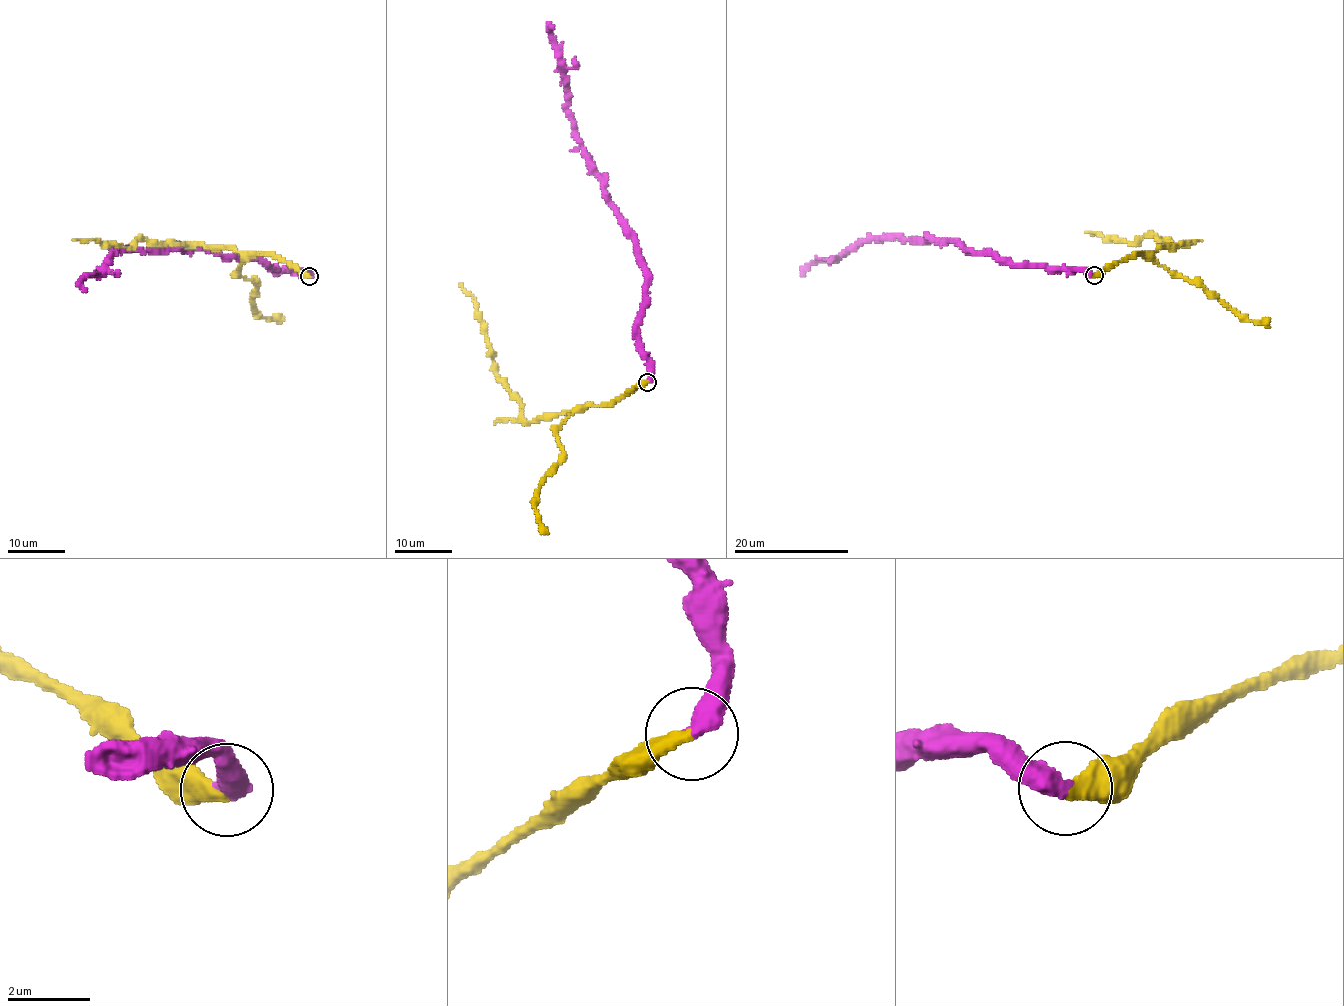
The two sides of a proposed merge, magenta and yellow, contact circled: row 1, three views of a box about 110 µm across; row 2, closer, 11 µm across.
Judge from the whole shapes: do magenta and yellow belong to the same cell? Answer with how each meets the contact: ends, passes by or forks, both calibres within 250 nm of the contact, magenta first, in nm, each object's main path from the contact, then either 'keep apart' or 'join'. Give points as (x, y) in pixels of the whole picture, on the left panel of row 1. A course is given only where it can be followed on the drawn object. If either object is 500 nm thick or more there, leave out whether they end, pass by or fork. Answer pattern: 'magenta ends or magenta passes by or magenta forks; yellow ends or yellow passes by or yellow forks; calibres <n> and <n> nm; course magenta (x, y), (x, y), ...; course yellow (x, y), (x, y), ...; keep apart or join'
calibres 550 and 400 nm; course magenta (309, 276), (206, 249), (125, 249), (82, 280), (83, 292); course yellow (309, 276), (274, 255), (243, 254), (229, 247), (150, 244), (142, 240), (129, 249), (73, 239); keep apart

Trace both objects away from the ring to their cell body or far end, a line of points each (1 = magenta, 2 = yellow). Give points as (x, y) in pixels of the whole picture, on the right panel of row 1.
1: (1094, 276), (1009, 264), (954, 241), (883, 237), (817, 260), (801, 276)
2: (1094, 276), (1132, 255), (1186, 244), (1158, 241), (1155, 236), (1139, 237), (1129, 244), (1085, 231)

